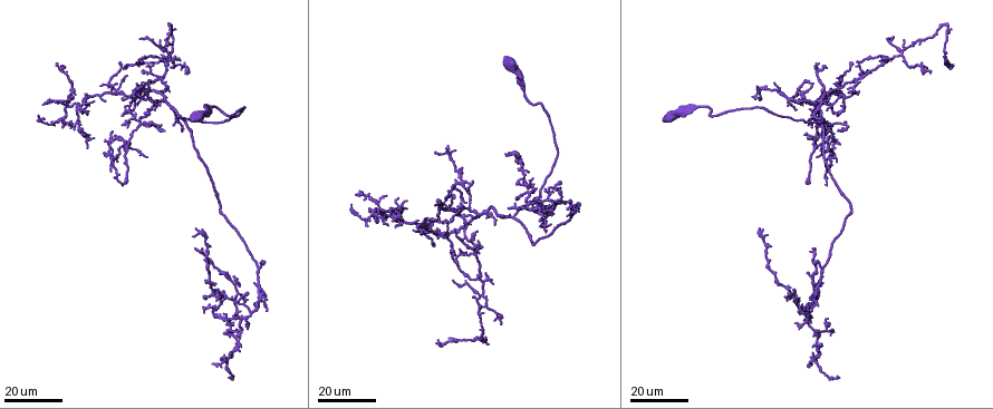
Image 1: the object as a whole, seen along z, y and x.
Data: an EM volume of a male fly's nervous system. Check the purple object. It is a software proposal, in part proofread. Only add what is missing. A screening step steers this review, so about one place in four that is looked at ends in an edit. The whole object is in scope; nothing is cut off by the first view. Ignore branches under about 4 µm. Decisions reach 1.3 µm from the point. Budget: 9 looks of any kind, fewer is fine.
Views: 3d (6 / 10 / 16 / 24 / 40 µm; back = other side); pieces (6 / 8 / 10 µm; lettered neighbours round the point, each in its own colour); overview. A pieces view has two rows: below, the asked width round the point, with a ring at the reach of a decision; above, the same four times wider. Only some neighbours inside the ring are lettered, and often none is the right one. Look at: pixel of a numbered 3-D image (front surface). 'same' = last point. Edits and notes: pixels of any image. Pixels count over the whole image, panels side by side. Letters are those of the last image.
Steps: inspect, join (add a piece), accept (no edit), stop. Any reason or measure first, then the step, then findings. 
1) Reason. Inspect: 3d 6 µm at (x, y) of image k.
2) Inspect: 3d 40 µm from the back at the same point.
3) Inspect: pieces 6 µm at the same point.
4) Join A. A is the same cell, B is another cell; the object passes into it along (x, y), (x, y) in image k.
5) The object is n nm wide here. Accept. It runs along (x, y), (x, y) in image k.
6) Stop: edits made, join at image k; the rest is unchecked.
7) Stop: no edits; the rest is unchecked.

Free end. Inspect: 3d 16 µm at (454, 251) of image 1.

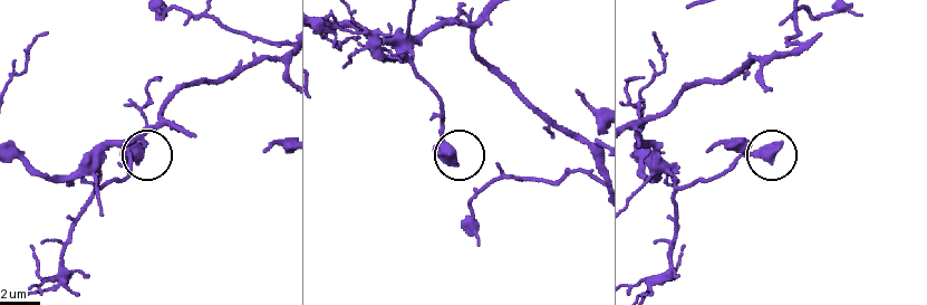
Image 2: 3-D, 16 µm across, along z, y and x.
Inspect: pieces 10 µm at (456, 162) of image 2.

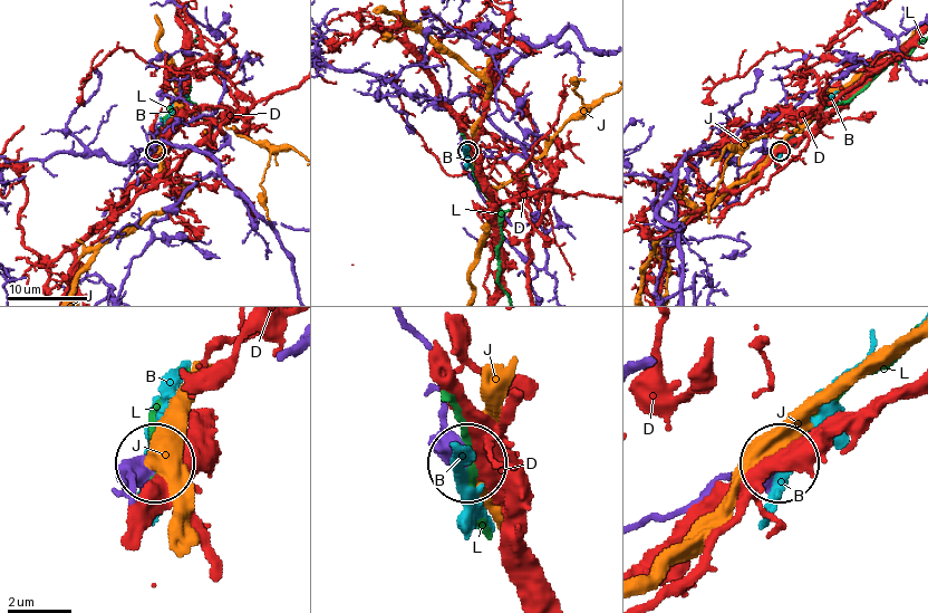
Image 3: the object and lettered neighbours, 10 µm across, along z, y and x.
Accept. B, D, J and L are other cells; no lettered piece goes on from it.

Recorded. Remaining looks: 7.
Branch stops here. Inspect: 3d 16 µm at (826, 69) of image 1.

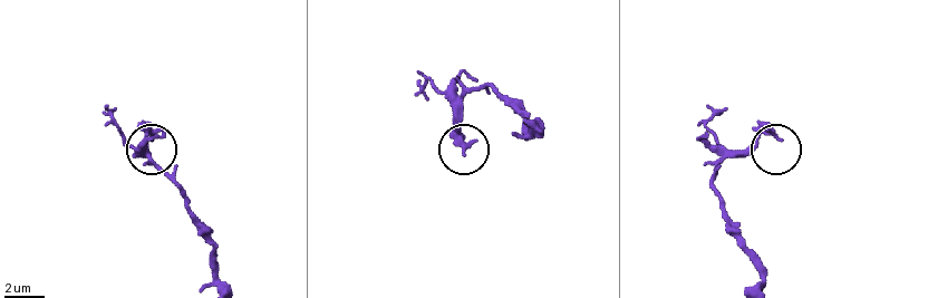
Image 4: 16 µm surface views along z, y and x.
Inspect: pieces 10 µm at (768, 129) of image 4.

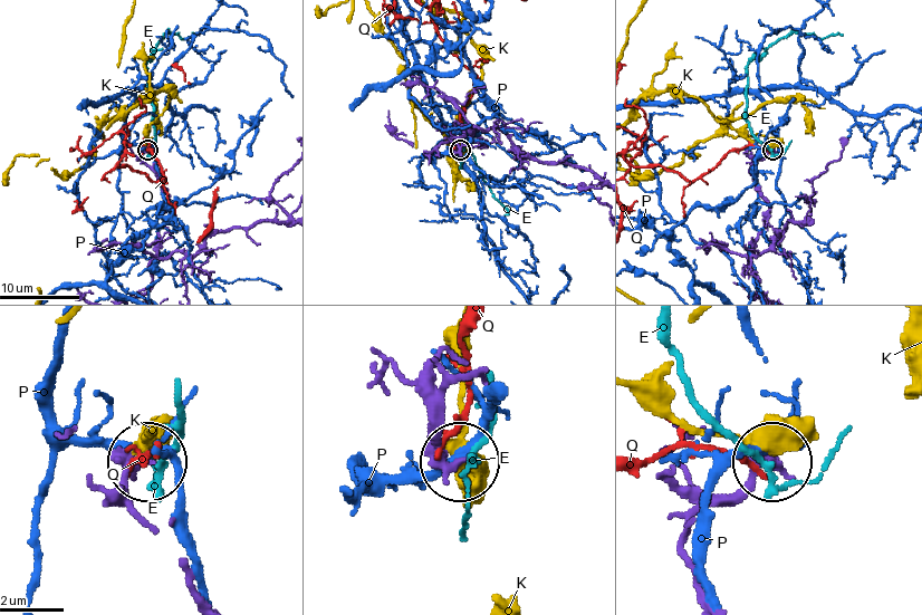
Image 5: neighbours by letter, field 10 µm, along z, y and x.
Accept. E, K, P and Q are other cells; it runs along (473, 377), (450, 385), (441, 401), (441, 449), (454, 465) in image 5; none of them fits.

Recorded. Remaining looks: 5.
Free end. Inspect: 3d 16 µm at (216, 282) of image 1.

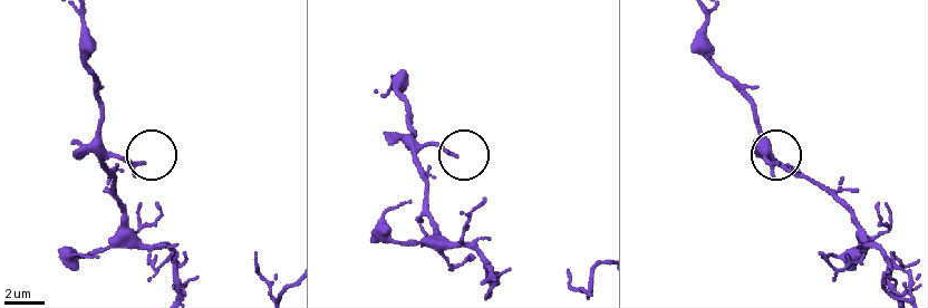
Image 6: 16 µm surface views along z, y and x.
Inspect: pieces 8 µm at (775, 162) of image 6.

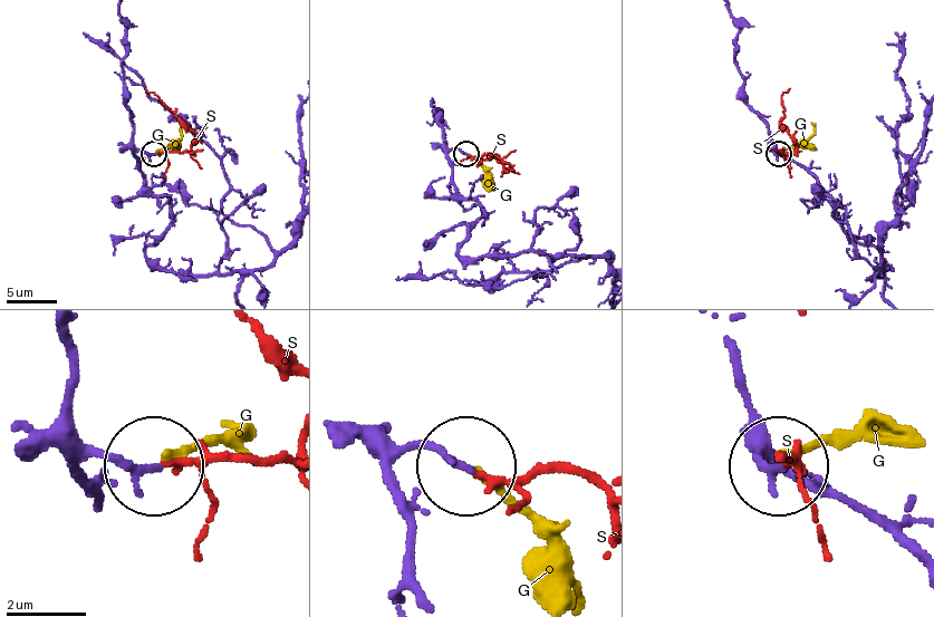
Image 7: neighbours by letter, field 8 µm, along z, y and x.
Join S. S is the same cell, G is another cell; the object passes into it along (450, 158), (459, 150), (508, 167), (493, 157), (460, 164) in image 7; it goes on there.

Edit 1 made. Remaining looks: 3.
Inspect: overview.

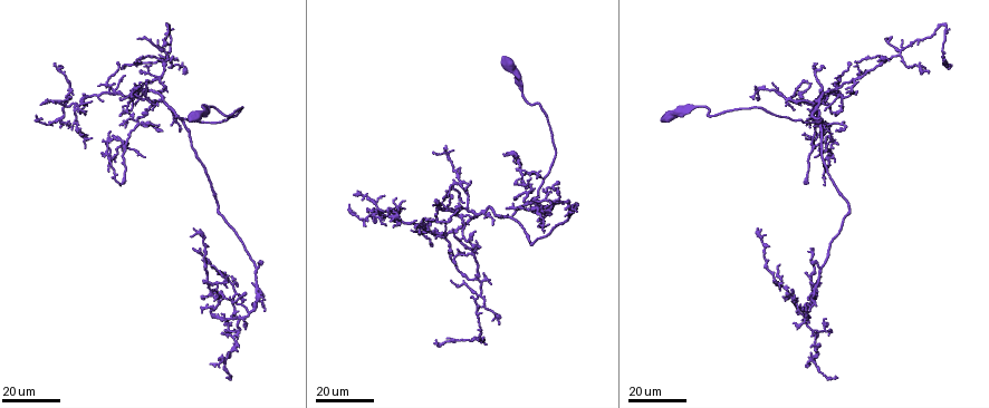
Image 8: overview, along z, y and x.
Branch stops here. Inspect: 3d 24 µm at (807, 184) of image 8.

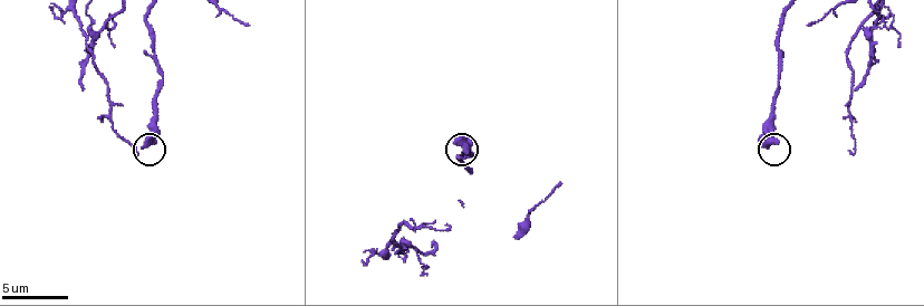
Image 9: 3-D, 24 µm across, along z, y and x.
Inspect: pieces 10 µm at (460, 136) of image 9.

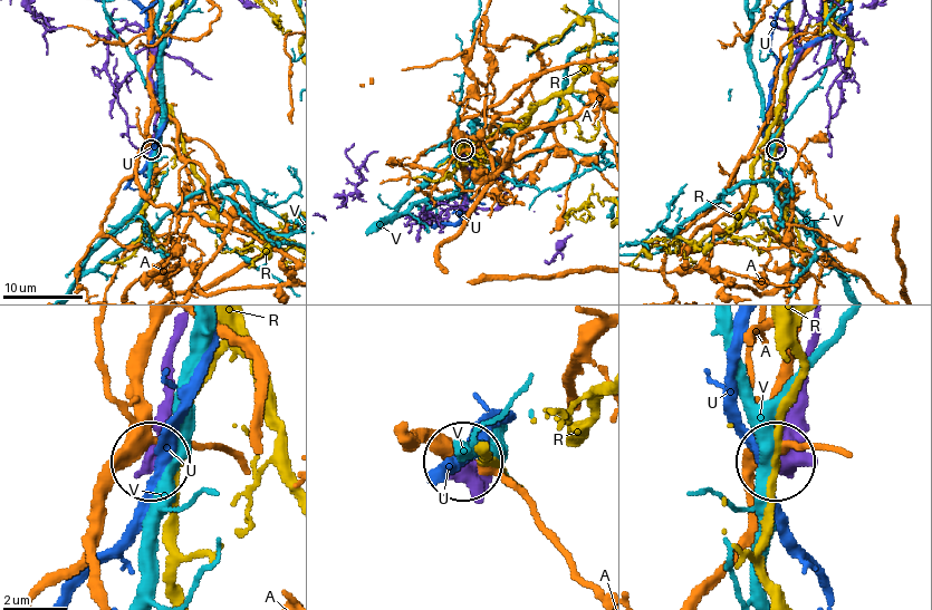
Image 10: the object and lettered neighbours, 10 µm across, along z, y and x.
Accept. A, R, U and V are other cells; no lettered piece goes on from it.

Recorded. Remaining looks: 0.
Stop: edits made, join at image 7; the rest is unchecked.

